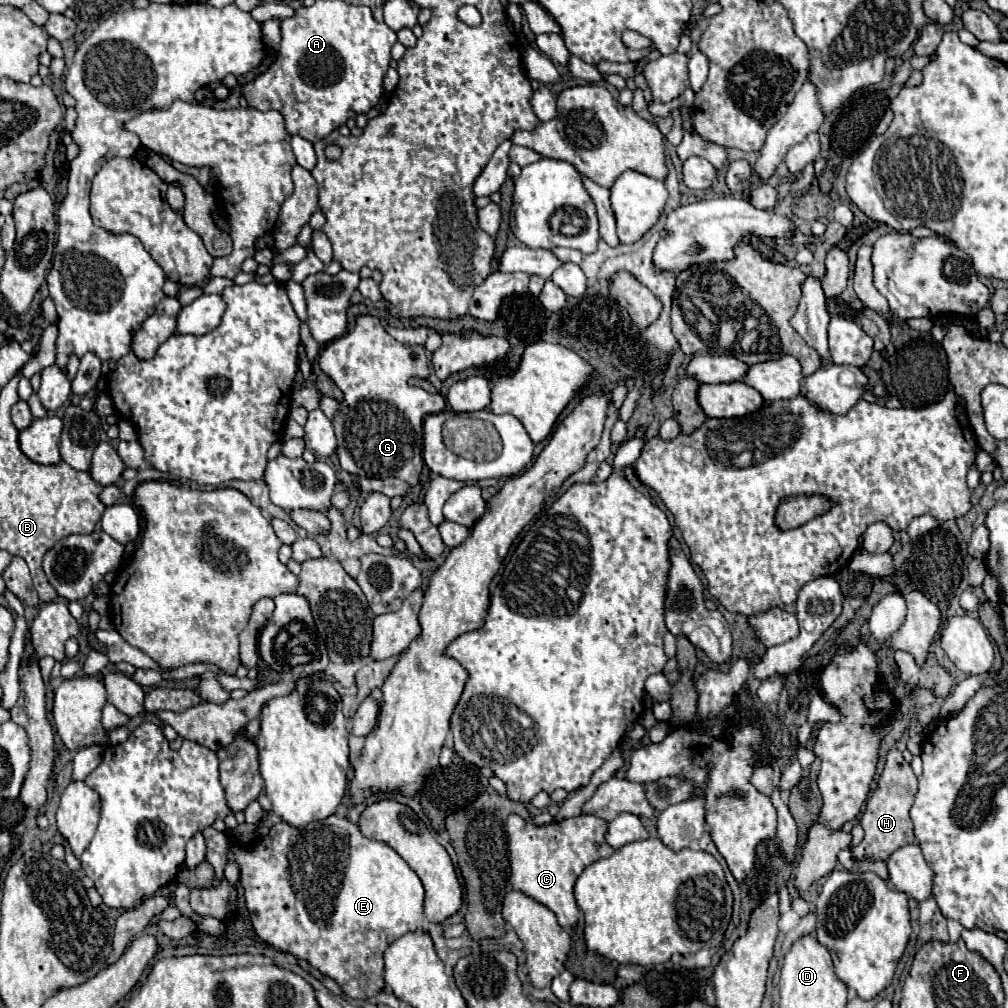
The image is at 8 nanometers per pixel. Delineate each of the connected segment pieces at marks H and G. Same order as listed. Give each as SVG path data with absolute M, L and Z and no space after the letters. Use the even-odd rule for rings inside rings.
M892 748L886 756L884 770L876 782L876 790L872 792L872 798L860 820L860 824L864 828L864 840L856 848L852 848L852 854L856 860L862 860L862 858L886 860L894 850L916 842L912 820L908 814L912 808L916 790L918 790L918 780L910 768L910 764L904 760L904 756L898 748Z
M358 316L356 326L338 340L332 340L318 358L320 368L328 374L336 386L344 392L344 402L340 412L334 418L334 430L338 438L338 456L340 466L354 474L366 478L390 478L396 476L406 480L410 486L416 486L424 466L422 458L422 422L428 414L438 414L444 410L444 398L428 398L428 394L410 386L410 378L428 378L428 358L424 346L404 346L396 342L374 316Z

